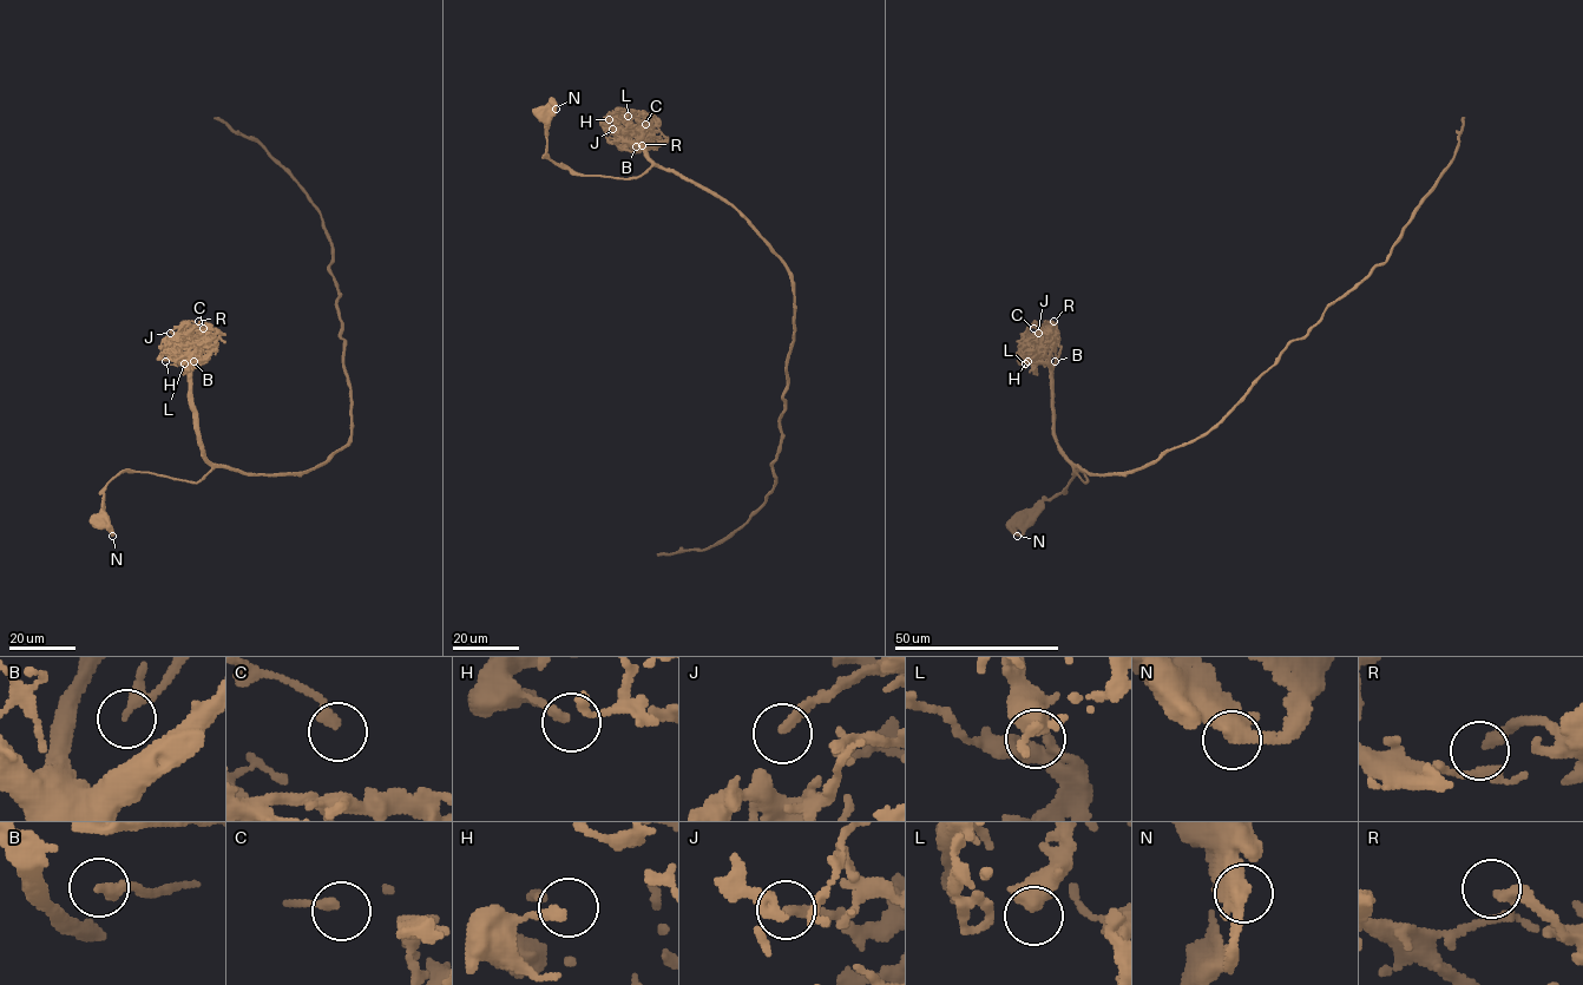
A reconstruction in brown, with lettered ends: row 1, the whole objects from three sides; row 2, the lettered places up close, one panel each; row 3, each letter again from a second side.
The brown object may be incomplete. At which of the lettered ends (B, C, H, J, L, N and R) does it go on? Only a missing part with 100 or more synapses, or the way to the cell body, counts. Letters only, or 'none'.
none

